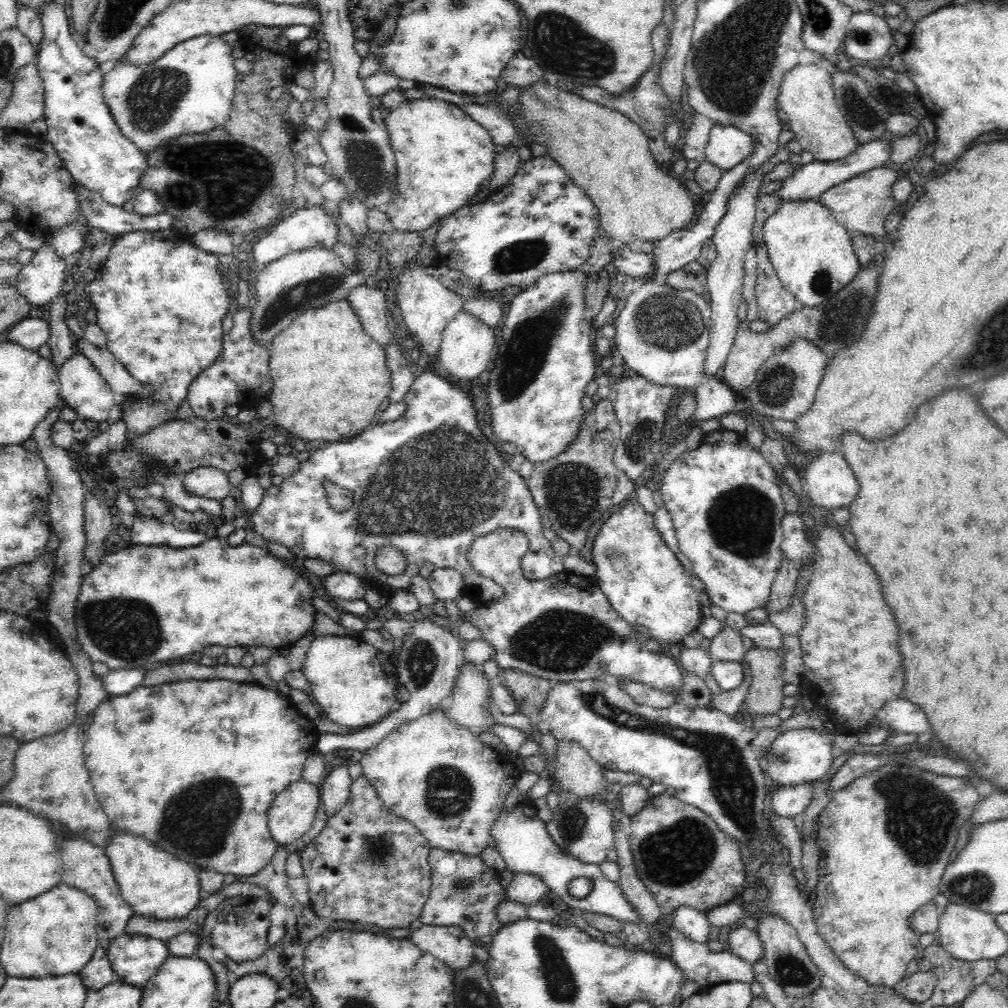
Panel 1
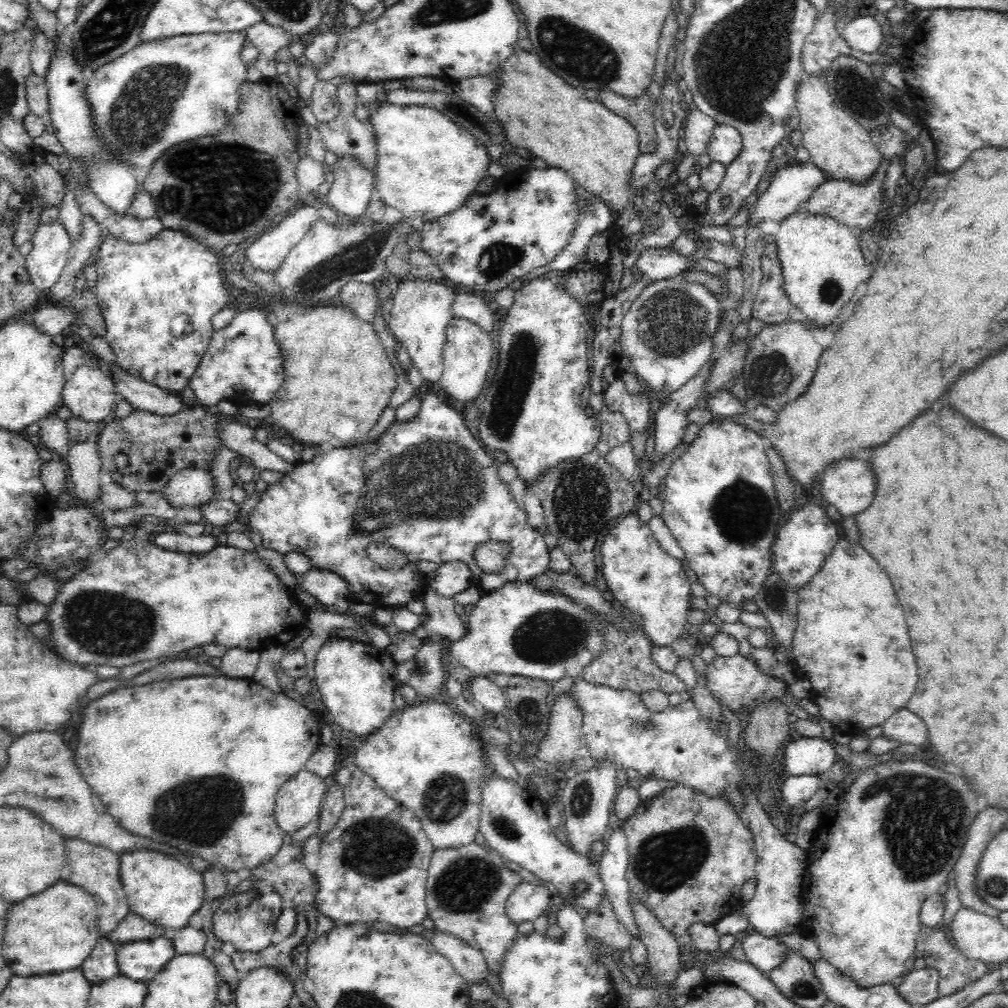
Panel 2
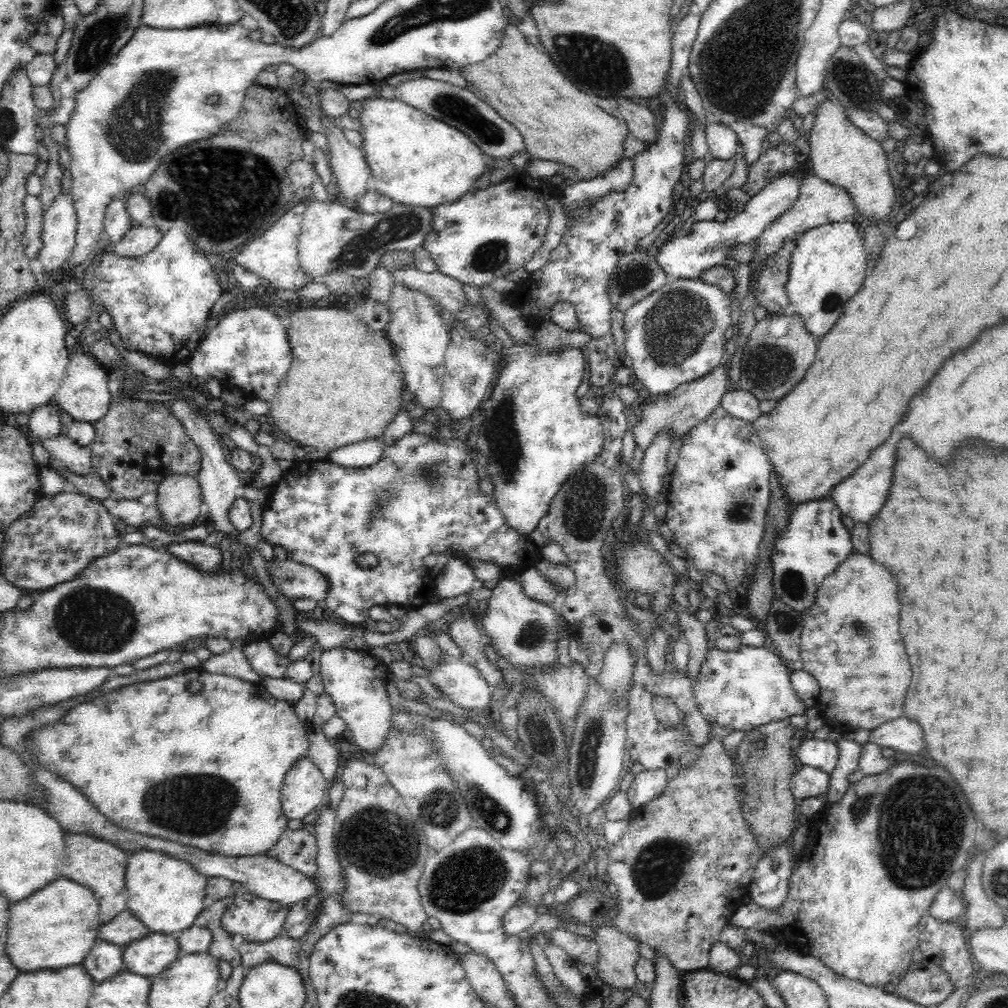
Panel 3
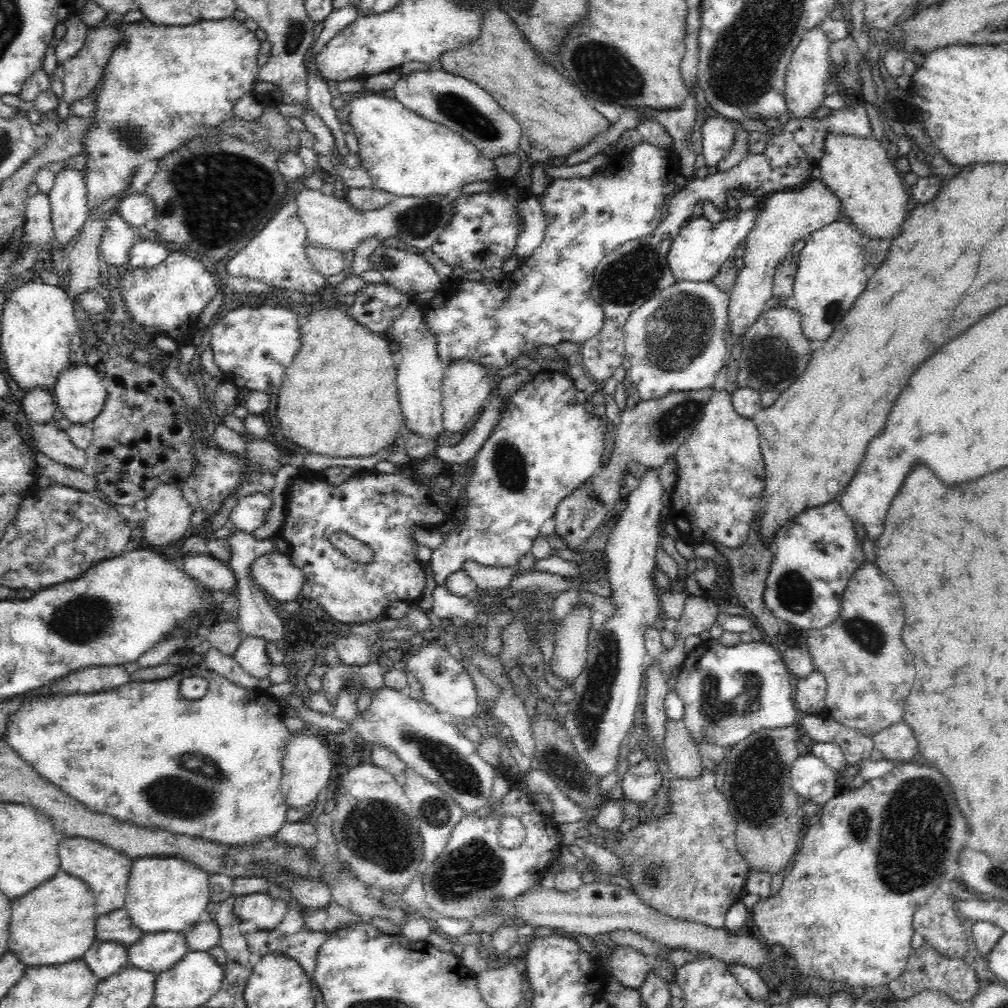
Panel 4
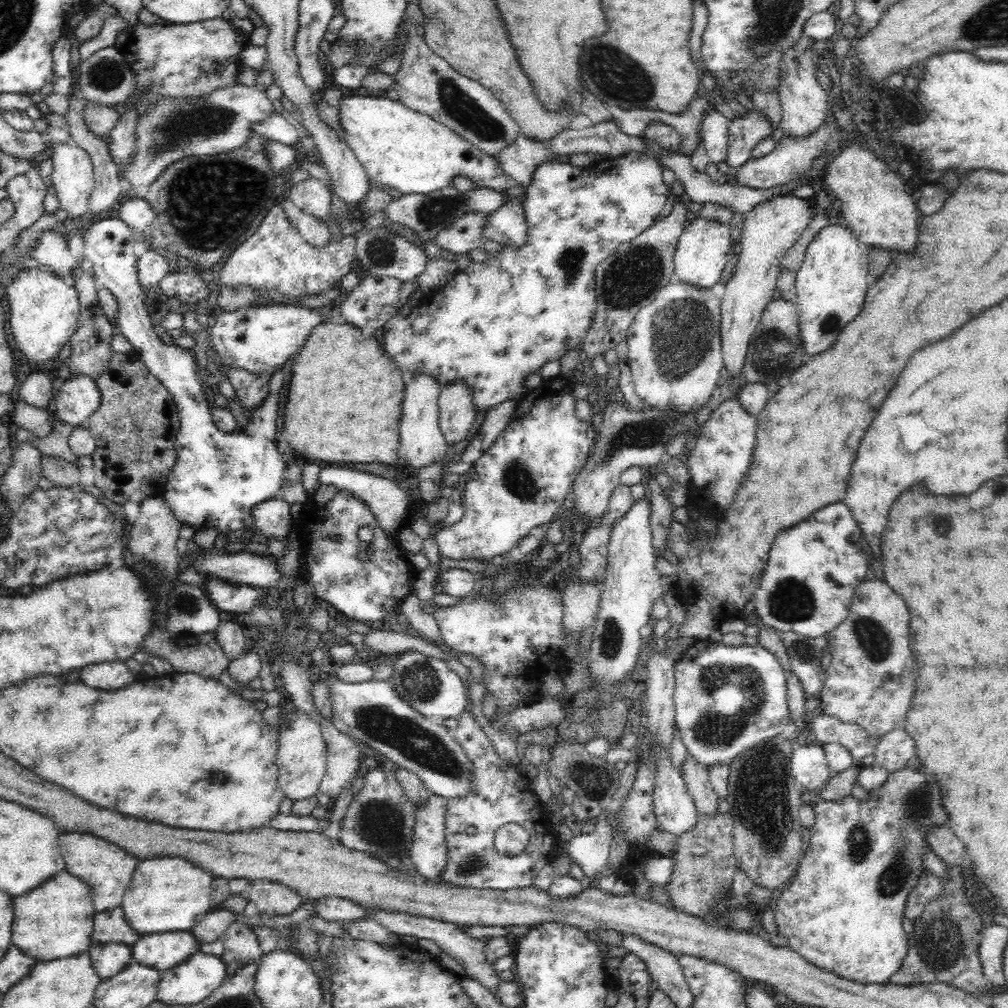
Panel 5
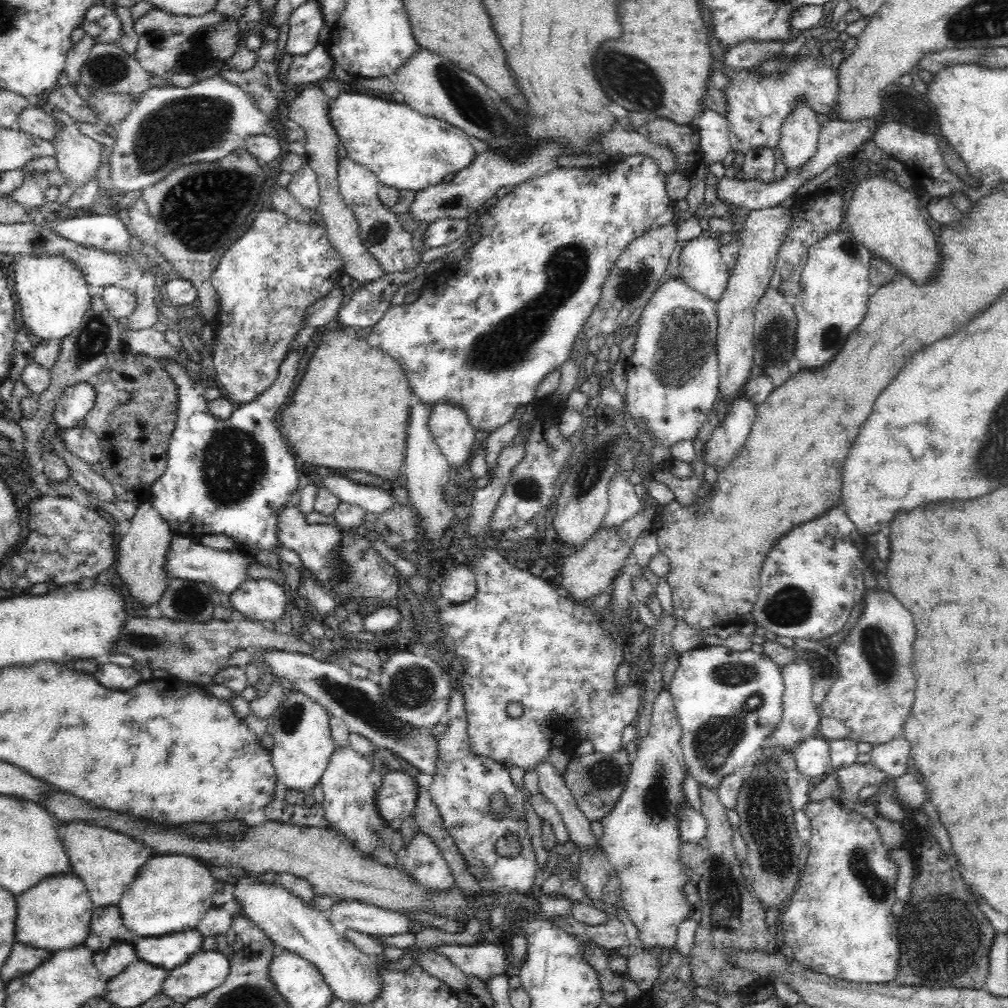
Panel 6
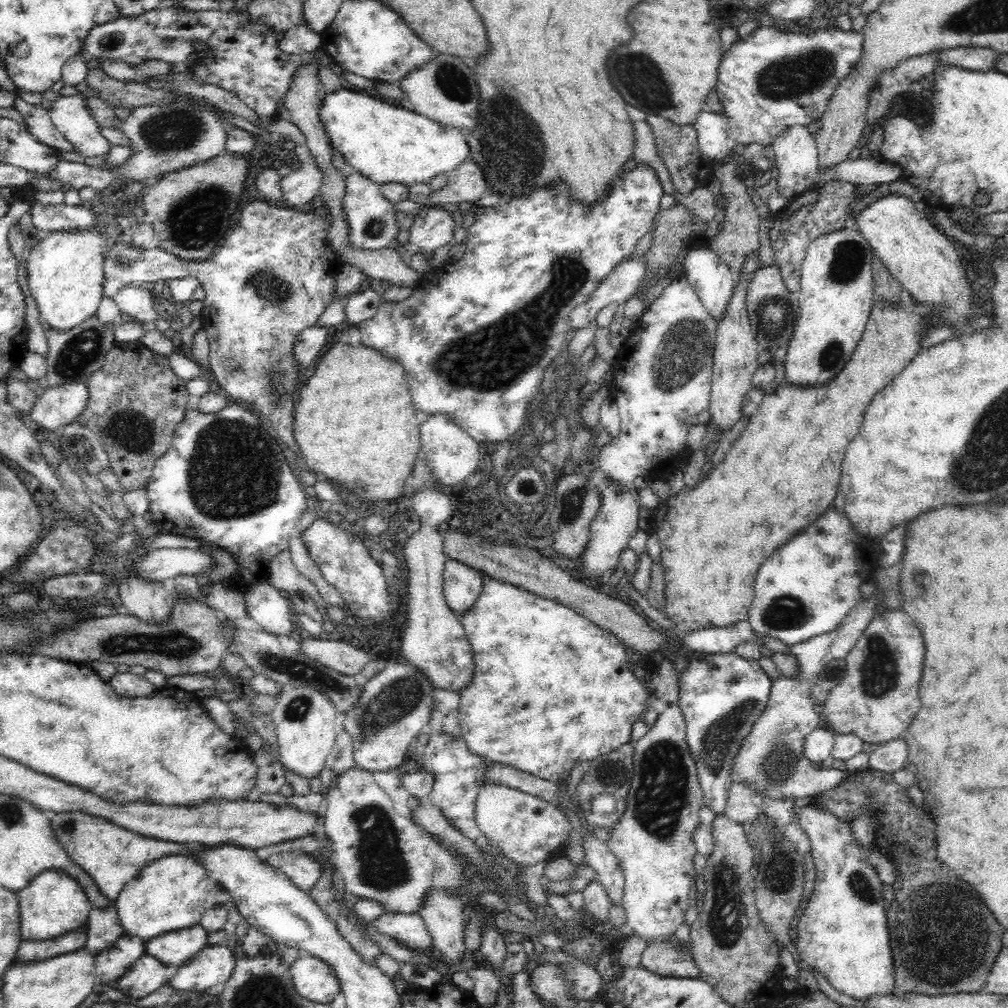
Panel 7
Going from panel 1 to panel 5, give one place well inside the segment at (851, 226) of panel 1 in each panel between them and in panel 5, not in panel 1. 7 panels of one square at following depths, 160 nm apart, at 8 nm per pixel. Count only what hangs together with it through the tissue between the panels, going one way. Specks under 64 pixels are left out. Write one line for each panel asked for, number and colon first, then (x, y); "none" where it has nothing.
2: (858, 206)
3: (819, 202)
4: (788, 216)
5: (770, 229)

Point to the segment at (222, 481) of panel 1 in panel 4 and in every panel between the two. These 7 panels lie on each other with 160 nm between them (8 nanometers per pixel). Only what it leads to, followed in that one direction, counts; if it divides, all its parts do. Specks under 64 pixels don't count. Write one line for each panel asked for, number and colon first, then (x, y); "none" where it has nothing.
2: (190, 487)
3: (179, 497)
4: (167, 517)

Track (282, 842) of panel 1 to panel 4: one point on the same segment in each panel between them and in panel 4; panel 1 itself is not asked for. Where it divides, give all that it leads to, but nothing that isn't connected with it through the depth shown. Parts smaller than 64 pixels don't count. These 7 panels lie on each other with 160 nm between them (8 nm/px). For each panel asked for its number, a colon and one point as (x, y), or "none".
2: (298, 802)
3: (304, 789)
4: (307, 768)

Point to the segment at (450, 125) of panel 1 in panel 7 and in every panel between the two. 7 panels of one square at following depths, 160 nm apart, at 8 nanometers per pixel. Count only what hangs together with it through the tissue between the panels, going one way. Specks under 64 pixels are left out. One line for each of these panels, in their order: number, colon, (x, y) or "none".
2: (428, 166)
3: (416, 160)
4: (406, 156)
5: (406, 150)
6: (405, 150)
7: (388, 144)

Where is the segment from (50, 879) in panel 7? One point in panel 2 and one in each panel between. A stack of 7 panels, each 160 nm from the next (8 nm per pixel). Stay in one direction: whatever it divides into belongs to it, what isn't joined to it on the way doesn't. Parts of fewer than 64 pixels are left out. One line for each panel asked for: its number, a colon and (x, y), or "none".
2: (55, 930)
3: (55, 928)
4: (52, 925)
5: (55, 921)
6: (55, 915)

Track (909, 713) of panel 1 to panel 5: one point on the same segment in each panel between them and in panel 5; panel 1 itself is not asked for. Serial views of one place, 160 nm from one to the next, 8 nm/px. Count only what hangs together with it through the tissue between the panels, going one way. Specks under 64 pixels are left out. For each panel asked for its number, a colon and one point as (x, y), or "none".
2: (903, 725)
3: (905, 736)
4: (896, 743)
5: (893, 750)

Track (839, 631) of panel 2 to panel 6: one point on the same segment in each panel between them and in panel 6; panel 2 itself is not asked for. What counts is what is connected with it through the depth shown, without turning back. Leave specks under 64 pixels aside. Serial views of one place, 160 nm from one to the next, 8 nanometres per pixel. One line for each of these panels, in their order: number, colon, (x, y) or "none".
3: (849, 642)
4: (868, 671)
5: (869, 682)
6: (870, 698)

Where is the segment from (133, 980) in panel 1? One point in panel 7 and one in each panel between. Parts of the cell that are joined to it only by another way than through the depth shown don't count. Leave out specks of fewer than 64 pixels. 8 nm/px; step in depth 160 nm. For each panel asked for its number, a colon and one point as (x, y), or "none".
2: (138, 960)
3: (149, 956)
4: (155, 953)
5: (162, 952)
6: (167, 952)
7: (176, 948)

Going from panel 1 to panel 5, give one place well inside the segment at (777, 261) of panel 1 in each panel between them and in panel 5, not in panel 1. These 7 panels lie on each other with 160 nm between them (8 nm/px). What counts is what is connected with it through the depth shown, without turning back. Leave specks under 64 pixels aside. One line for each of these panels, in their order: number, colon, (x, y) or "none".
2: (821, 262)
3: (827, 267)
4: (830, 274)
5: (831, 283)

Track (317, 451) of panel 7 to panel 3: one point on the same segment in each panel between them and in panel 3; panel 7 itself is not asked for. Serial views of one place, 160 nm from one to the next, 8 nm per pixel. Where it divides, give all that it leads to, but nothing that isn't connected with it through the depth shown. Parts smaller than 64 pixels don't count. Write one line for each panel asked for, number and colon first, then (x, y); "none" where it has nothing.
3: (339, 366)
4: (338, 398)
5: (344, 398)
6: (345, 414)

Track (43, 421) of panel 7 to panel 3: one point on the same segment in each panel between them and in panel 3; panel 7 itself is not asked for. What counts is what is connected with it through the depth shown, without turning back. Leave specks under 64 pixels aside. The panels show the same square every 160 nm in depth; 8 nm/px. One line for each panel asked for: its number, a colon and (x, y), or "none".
3: (84, 394)
4: (79, 394)
5: (78, 398)
6: (76, 402)

